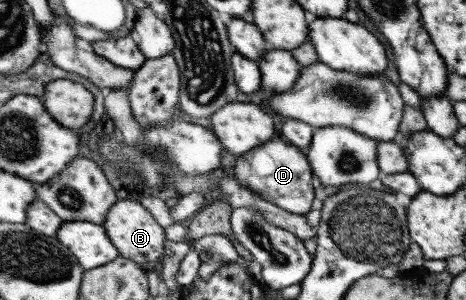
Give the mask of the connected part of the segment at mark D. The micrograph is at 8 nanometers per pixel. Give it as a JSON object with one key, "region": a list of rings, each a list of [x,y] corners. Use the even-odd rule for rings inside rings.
{"region":[[[275,136],[235,156],[232,176],[250,191],[284,211],[304,215],[314,206],[311,169],[305,155]]]}

